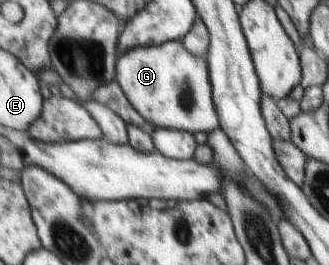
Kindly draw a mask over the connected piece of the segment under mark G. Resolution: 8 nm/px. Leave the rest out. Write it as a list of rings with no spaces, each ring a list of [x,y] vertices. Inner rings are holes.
[[[183,40],[161,46],[133,47],[131,51],[118,55],[115,79],[125,89],[130,103],[155,129],[191,131],[203,138],[220,127],[209,61],[189,51]]]

